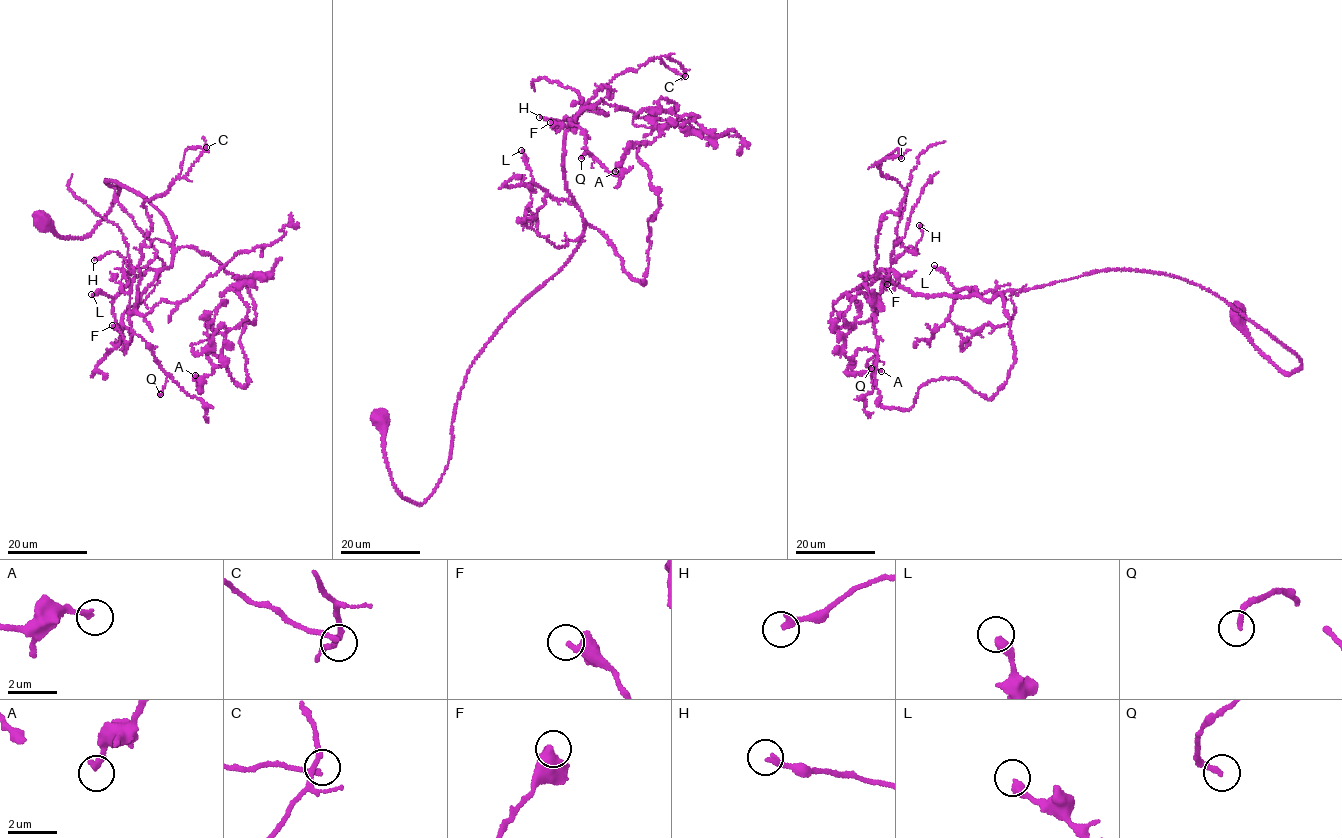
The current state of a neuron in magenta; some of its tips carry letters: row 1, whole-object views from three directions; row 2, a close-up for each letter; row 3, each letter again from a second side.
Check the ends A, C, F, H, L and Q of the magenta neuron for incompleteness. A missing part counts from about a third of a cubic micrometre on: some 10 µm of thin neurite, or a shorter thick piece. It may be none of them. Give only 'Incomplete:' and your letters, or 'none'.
Incomplete: C

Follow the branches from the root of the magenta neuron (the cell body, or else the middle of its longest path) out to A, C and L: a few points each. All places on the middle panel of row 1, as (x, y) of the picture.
A: (379, 417), (394, 487), (422, 503), (470, 366), (585, 225), (645, 283), (659, 205), (645, 142), (615, 171)
C: (379, 417), (394, 487), (422, 503), (470, 366), (583, 237), (568, 124), (650, 59), (685, 76)
L: (379, 417), (394, 487), (422, 503), (448, 465), (470, 366), (583, 237), (582, 214), (534, 182), (521, 150)

